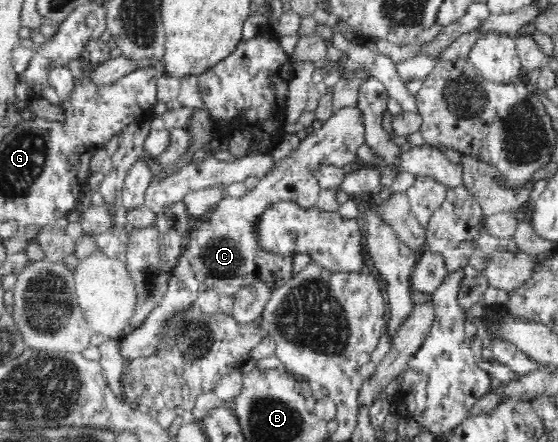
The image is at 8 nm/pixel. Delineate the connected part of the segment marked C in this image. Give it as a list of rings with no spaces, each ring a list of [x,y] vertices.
[[[359,103],[337,110],[324,123],[311,129],[301,140],[297,150],[289,158],[279,160],[279,164],[265,178],[261,178],[253,190],[239,200],[222,199],[202,218],[203,222],[197,226],[197,230],[187,234],[187,248],[178,258],[177,266],[171,270],[168,290],[161,302],[157,303],[135,330],[127,331],[117,340],[119,356],[126,363],[135,358],[157,356],[161,344],[169,335],[168,323],[196,305],[199,292],[212,289],[219,280],[231,282],[231,296],[241,287],[249,286],[255,281],[267,284],[271,290],[285,284],[293,276],[295,255],[290,253],[282,256],[264,248],[260,240],[261,218],[277,203],[294,203],[305,210],[315,208],[321,189],[310,170],[317,165],[332,164],[343,167],[353,162],[358,148],[365,143],[364,132],[363,111]]]

